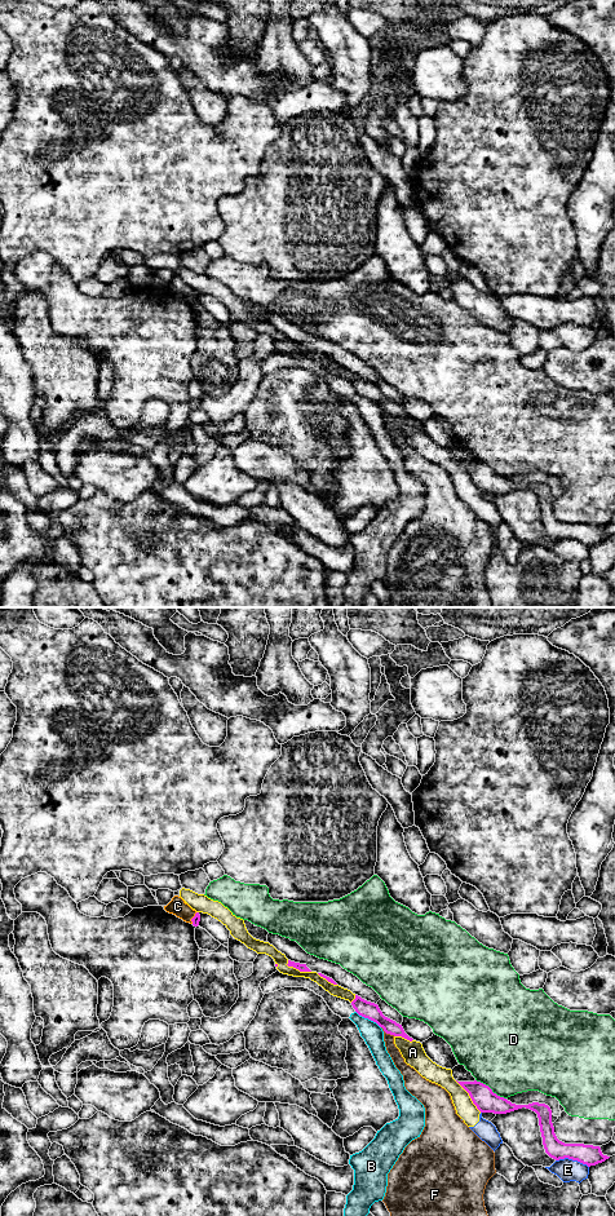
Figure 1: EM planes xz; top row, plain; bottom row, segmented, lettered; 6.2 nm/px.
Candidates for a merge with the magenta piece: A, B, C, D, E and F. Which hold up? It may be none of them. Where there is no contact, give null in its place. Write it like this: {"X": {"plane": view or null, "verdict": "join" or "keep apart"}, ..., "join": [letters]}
{"A": {"plane": "xz", "verdict": "keep apart"}, "B": {"plane": "xz", "verdict": "keep apart"}, "C": {"plane": "xz", "verdict": "keep apart"}, "D": {"plane": "xz", "verdict": "keep apart"}, "E": {"plane": "xz", "verdict": "keep apart"}, "F": {"plane": "xz", "verdict": "keep apart"}, "join": []}

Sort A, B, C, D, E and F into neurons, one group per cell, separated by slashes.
A E / B / C / D / F

